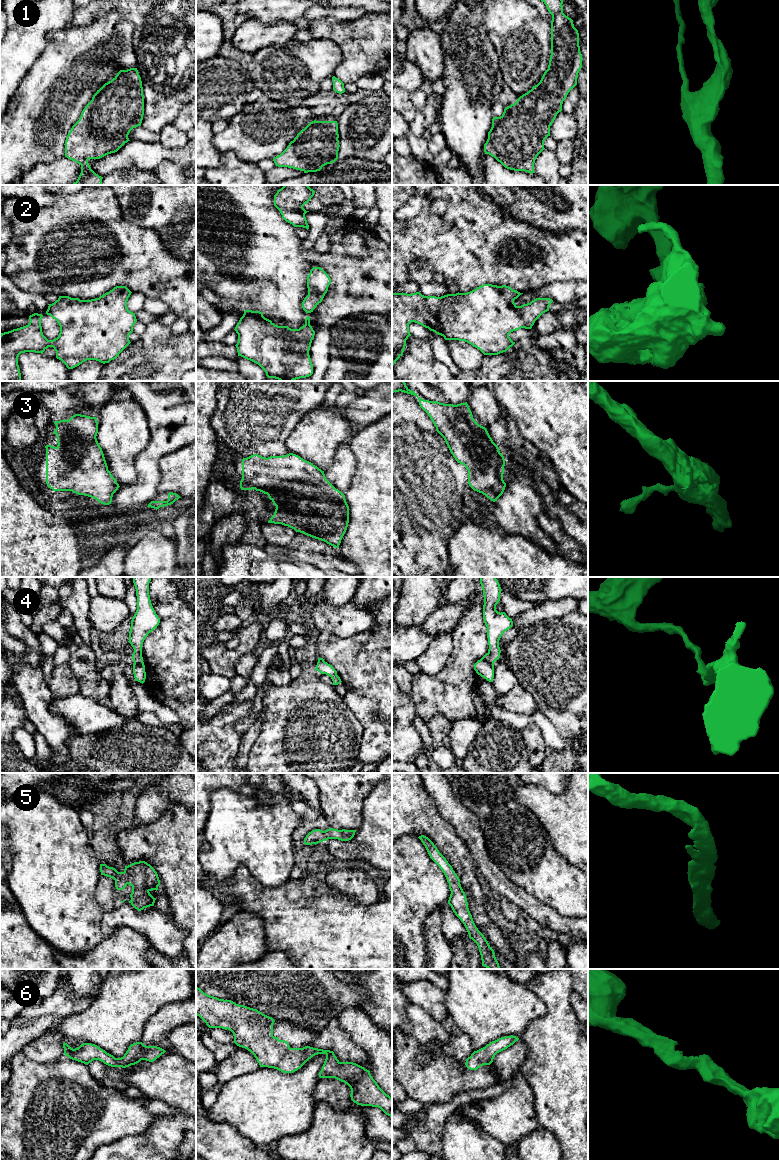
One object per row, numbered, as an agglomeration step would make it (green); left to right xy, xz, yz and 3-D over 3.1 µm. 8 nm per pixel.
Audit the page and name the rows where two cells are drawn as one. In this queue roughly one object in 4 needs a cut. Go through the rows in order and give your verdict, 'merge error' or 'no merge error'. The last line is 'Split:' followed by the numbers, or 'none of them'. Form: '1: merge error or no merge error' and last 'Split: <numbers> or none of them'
1: no merge error
2: no merge error
3: no merge error
4: merge error
5: no merge error
6: no merge error
Split: 4

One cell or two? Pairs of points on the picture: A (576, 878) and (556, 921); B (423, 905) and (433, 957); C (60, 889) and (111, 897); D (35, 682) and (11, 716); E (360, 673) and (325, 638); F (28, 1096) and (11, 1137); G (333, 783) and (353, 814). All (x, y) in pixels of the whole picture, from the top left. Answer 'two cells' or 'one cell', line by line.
A: two cells
B: two cells
C: two cells
D: two cells
E: one cell
F: one cell
G: one cell

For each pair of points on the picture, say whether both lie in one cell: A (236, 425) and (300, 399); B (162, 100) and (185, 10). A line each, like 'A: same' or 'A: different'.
A: same
B: same

